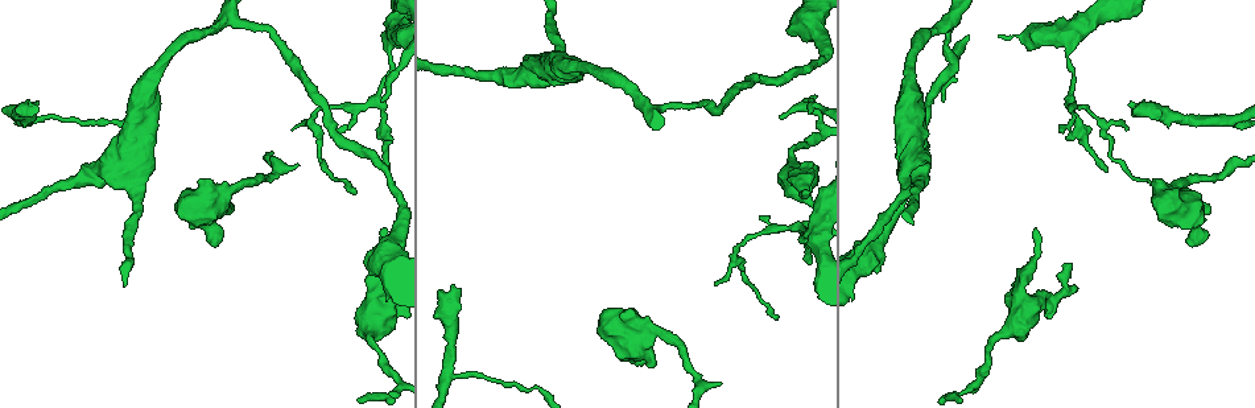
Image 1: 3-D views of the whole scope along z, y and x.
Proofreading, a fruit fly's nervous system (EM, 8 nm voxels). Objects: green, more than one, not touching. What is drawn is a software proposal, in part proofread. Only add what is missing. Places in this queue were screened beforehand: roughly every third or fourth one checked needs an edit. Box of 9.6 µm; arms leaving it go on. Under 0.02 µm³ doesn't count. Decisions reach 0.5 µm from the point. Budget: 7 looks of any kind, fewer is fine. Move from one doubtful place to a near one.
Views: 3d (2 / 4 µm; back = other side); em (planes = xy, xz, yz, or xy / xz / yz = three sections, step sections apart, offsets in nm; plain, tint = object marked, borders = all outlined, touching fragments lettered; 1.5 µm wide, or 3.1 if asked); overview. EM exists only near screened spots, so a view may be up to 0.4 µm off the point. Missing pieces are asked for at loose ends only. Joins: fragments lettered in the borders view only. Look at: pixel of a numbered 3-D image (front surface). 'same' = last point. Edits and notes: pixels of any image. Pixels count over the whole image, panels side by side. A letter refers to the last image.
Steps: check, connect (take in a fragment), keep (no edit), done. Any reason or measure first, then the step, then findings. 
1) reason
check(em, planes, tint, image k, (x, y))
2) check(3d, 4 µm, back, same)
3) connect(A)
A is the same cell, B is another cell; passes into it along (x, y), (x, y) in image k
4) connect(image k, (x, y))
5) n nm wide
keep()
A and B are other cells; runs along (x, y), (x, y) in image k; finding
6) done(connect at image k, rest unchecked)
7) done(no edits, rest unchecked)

branch stops here
check(3d, 2 µm, image 1, (775, 318))

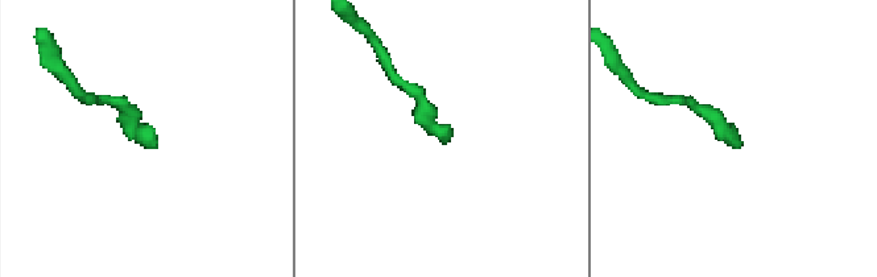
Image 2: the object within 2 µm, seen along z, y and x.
now the EM
check(em, xy, step 4, borders, image 2, (449, 137))

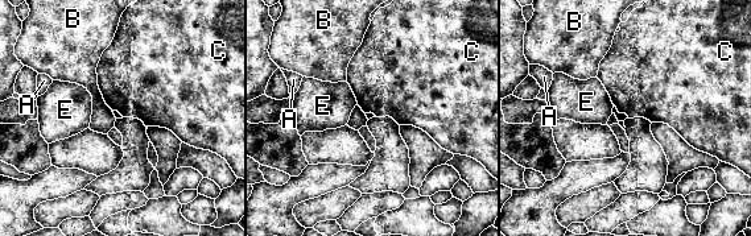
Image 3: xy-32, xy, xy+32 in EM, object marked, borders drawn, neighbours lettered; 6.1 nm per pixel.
check(em, planes, borders, same)

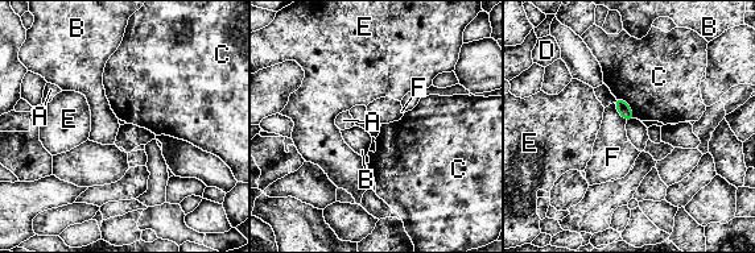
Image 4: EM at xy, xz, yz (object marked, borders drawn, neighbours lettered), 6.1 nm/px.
keep()
A, B, C, D, E and F are other cells; border along (615, 96), (628, 106), (635, 117) in image 4; none of them fits

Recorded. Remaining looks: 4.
tapers out
check(em, planes, borders, image 1, (299, 164))

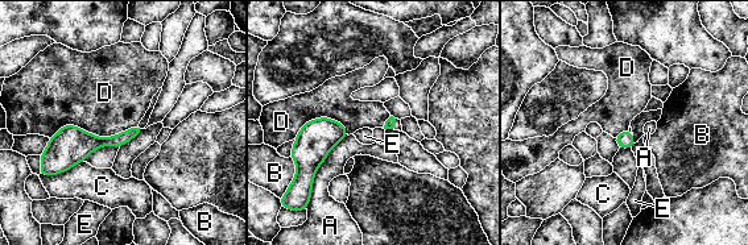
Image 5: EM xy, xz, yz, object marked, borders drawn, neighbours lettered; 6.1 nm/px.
D touches over 550 nm
keep()
A, B, C, D and E are other cells; border along (137, 124), (50, 137) in image 5; no lettered fragment goes on from it

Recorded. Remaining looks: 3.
stops while still wide
check(em, planes, borders, image 1, (231, 210))

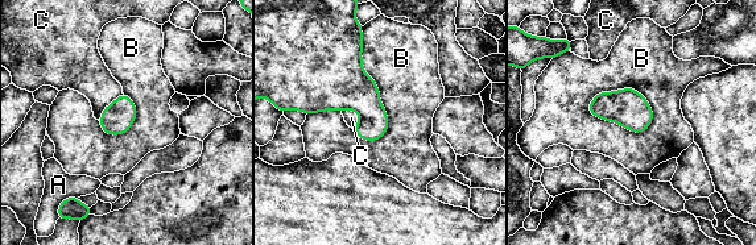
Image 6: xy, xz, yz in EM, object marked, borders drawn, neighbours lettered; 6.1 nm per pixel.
B touches over 420 nm
keep()
A, B and C are other cells; none of them fits

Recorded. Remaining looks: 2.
done(no edits, rest unchecked)

